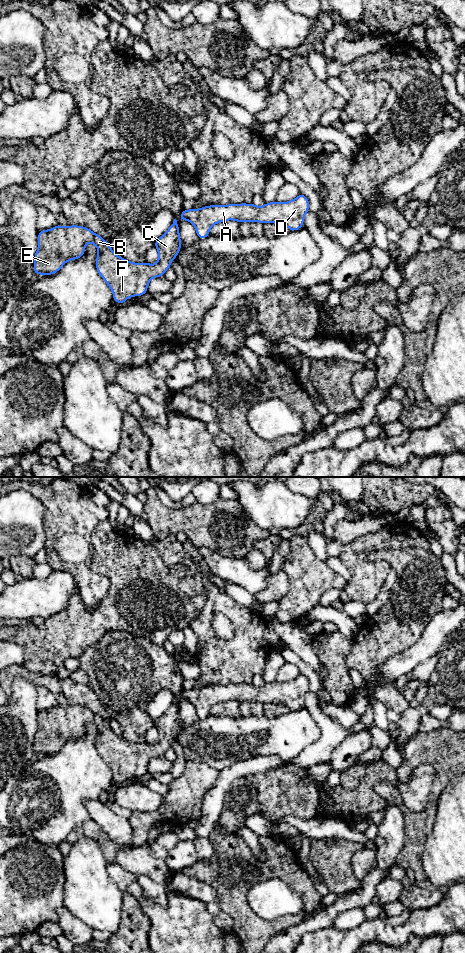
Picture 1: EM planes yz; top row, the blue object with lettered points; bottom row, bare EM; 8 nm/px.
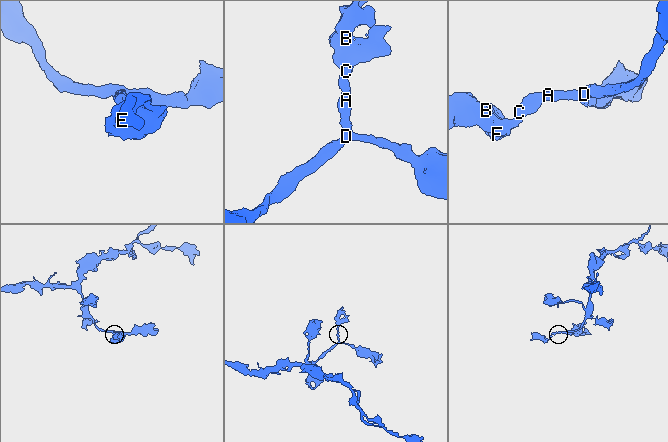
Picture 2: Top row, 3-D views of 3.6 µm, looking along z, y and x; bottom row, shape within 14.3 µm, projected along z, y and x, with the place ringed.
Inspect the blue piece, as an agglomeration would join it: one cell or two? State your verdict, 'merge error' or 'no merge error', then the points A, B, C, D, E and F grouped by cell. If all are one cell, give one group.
no merge error; A B C D E F

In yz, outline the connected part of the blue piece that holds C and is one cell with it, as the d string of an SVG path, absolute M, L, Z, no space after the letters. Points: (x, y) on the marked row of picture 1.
M174 219L169 229L154 242L159 254L157 264L129 262L123 257L117 256L111 249L109 242L106 242L87 227L68 225L64 228L57 224L52 229L38 232L38 249L34 256L33 265L34 273L47 276L58 272L67 261L82 257L85 253L85 246L89 242L93 243L98 249L95 265L99 275L112 290L114 302L121 304L129 297L146 294L150 280L154 277L164 276L165 271L170 268L172 260L177 257L181 250L179 226L176 219Z

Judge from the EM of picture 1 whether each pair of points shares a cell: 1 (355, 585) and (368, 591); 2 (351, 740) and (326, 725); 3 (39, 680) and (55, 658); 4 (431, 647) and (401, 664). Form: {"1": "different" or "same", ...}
{"1": "same", "2": "different", "3": "different", "4": "same"}

